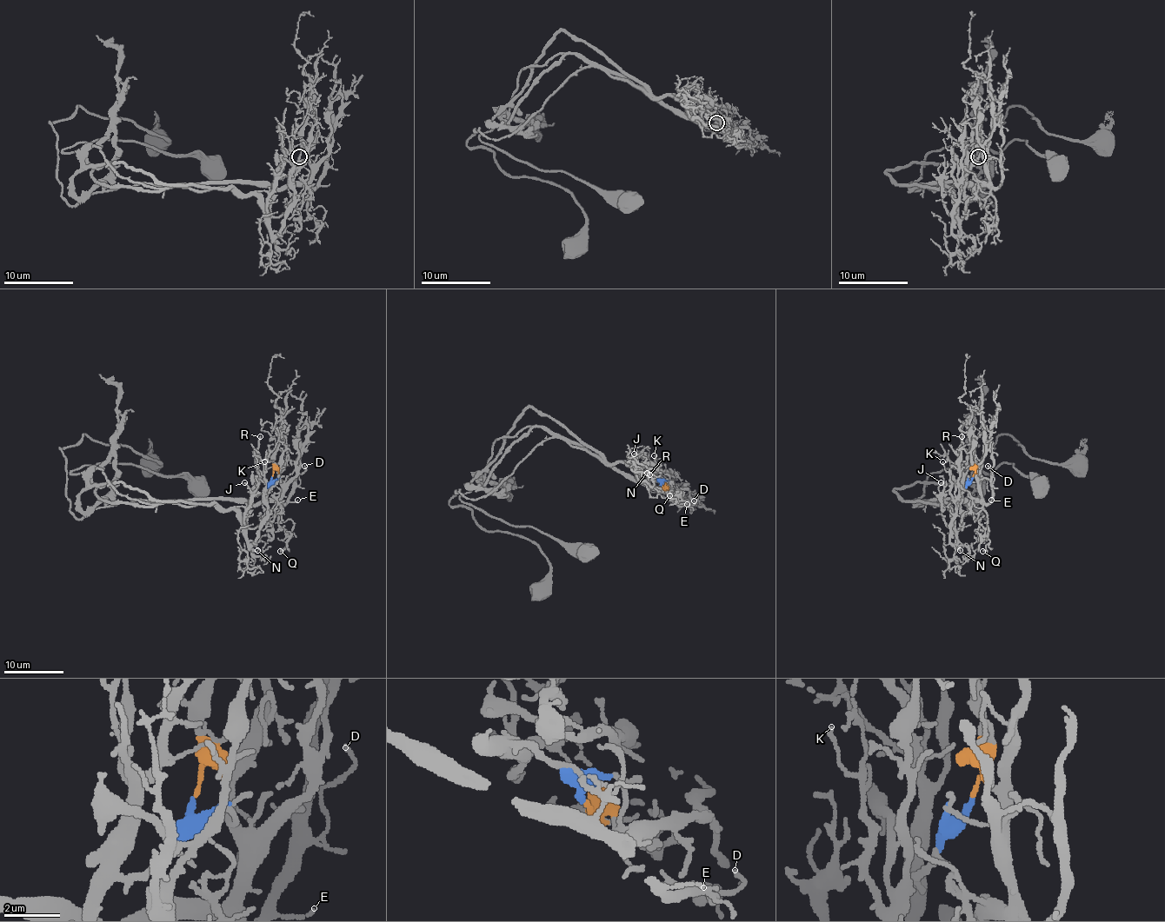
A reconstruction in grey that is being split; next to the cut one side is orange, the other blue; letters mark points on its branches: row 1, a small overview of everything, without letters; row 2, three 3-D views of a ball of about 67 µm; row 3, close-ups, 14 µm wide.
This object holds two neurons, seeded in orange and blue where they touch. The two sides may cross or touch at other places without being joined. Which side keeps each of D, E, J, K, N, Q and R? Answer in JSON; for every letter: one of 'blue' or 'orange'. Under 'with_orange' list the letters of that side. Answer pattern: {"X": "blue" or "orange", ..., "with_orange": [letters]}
{"D": "orange", "E": "orange", "J": "blue", "K": "blue", "N": "blue", "Q": "orange", "R": "blue", "with_orange": ["D", "E", "Q"]}

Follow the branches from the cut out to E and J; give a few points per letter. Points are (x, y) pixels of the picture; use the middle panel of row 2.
E: (662, 485), (677, 503), (686, 504)
J: (662, 485), (651, 474), (639, 474), (635, 470), (633, 457), (641, 453), (633, 454)

